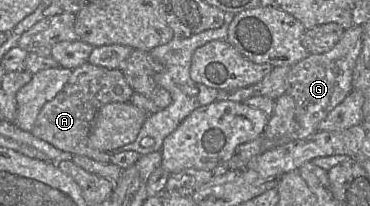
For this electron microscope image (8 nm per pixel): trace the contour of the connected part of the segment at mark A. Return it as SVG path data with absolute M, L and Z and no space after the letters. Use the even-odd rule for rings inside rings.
M83 64L72 70L63 89L42 107L30 133L61 151L110 163L112 153L101 152L89 145L91 124L101 107L112 102L129 102L133 92L120 69Z

